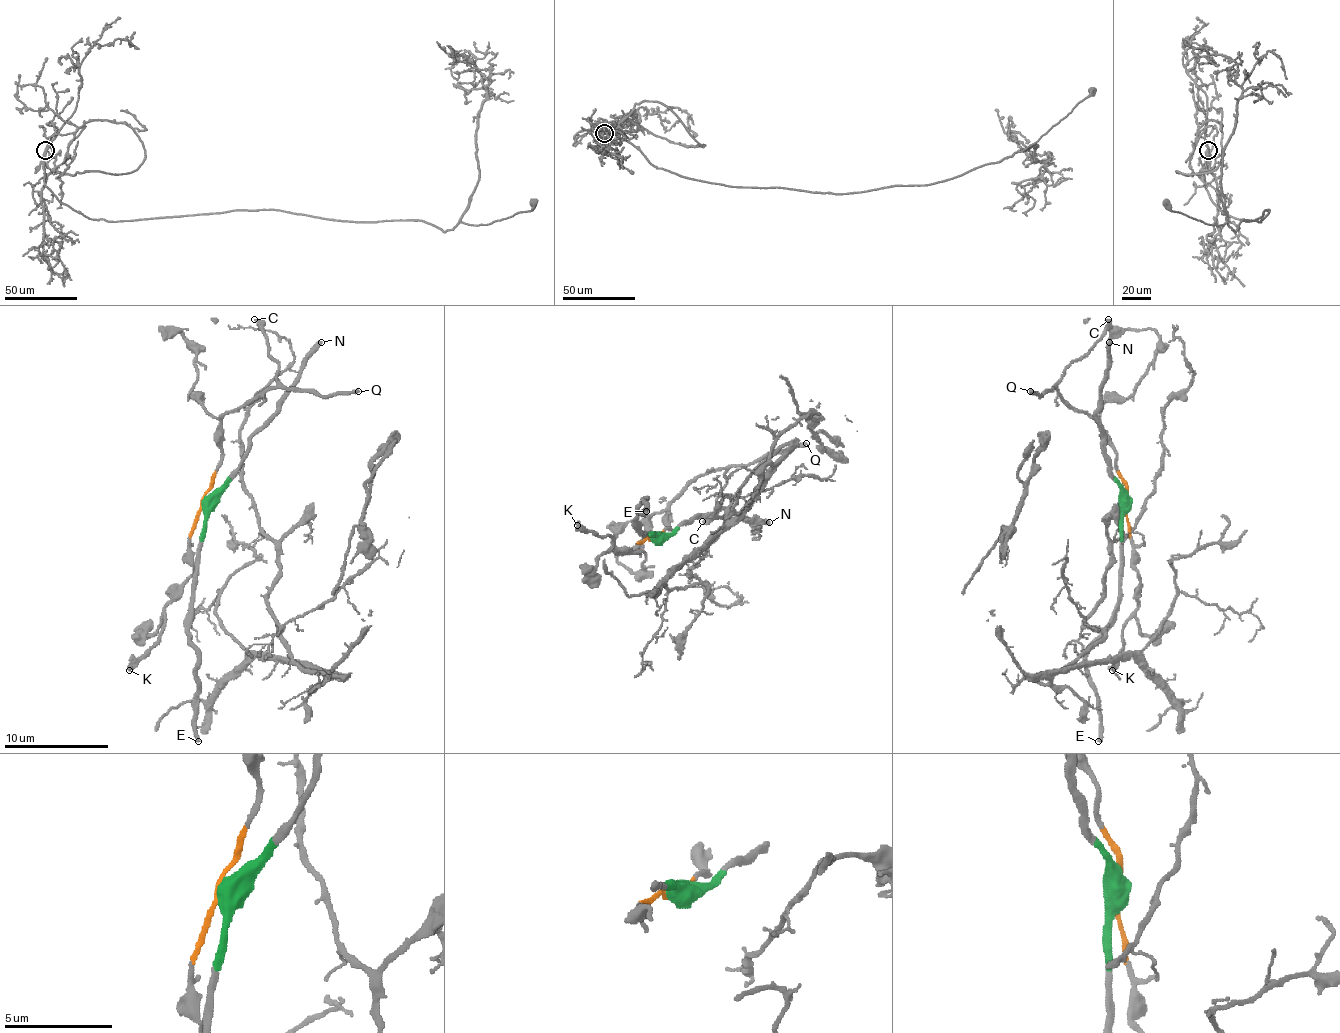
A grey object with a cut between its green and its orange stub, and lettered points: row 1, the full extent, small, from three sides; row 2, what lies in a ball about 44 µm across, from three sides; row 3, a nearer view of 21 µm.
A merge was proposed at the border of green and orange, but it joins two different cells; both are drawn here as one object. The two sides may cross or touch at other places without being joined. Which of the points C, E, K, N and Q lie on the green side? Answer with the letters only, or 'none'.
E, N

